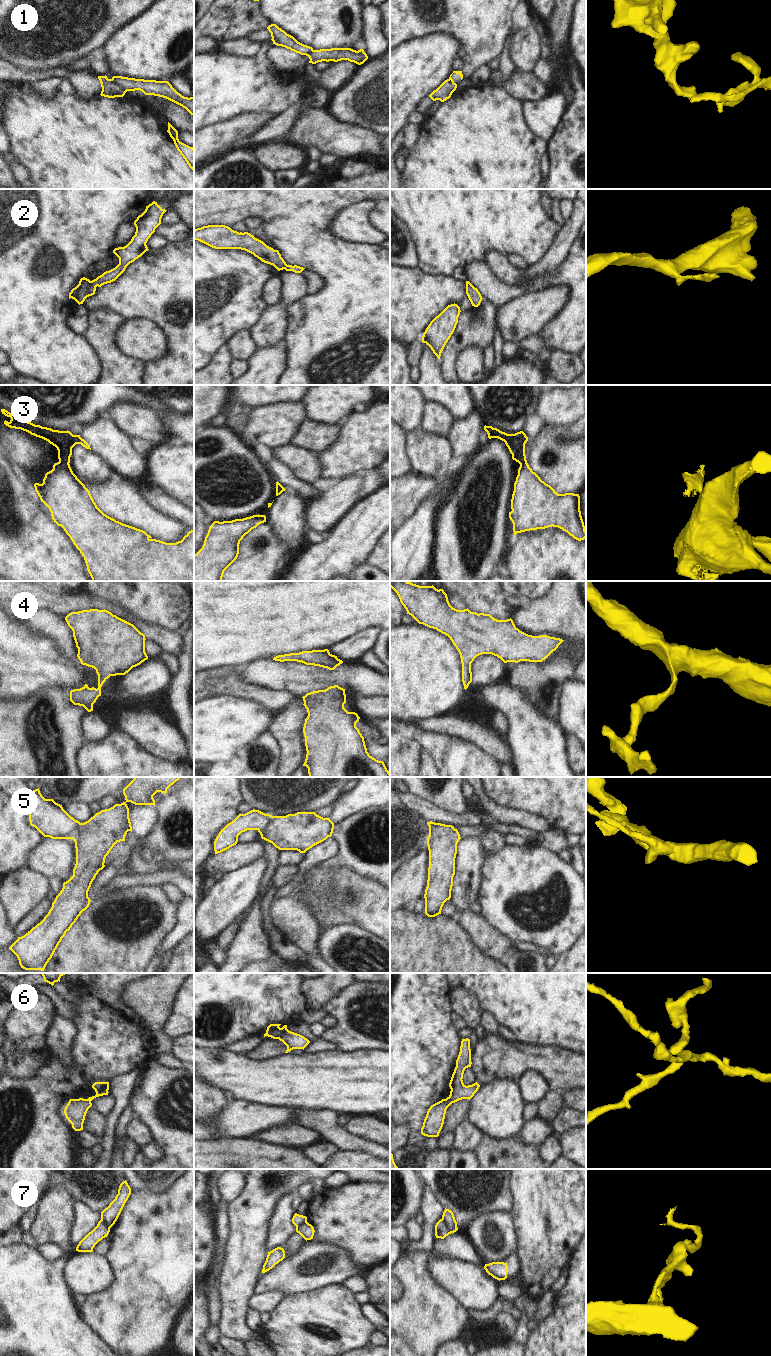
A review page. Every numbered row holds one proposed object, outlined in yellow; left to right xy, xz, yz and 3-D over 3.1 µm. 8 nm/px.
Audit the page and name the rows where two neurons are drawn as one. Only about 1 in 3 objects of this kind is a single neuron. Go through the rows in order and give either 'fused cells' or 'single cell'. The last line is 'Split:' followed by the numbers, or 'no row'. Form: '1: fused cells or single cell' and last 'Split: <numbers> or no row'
1: fused cells
2: fused cells
3: fused cells
4: single cell
5: fused cells
6: fused cells
7: fused cells
Split: 1, 2, 3, 5, 6, 7

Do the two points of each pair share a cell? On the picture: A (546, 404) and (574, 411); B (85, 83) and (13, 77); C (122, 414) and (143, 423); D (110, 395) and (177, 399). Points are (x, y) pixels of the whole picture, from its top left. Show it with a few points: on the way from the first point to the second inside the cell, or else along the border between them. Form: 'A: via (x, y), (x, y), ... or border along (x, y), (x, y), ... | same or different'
A: via (553, 405), (567, 406) | same
B: via (67, 75), (63, 73), (44, 73), (31, 76) | same
C: via (127, 415), (138, 421) | same
D: via (127, 395), (160, 397) | same

